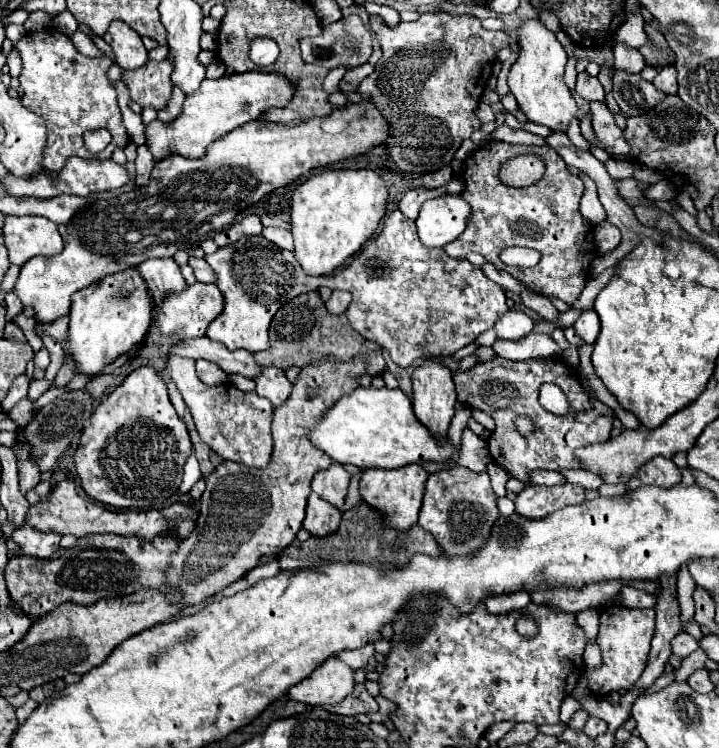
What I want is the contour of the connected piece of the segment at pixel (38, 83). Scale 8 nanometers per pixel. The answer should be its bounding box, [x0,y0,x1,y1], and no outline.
[16,28,130,172]

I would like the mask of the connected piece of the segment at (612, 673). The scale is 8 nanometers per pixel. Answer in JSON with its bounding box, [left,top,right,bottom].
[584,606,654,696]

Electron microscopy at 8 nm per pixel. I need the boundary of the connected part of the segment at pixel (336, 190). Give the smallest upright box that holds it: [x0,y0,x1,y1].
[292,170,388,276]

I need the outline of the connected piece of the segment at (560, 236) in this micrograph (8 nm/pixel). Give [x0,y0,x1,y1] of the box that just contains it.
[444,140,598,304]

